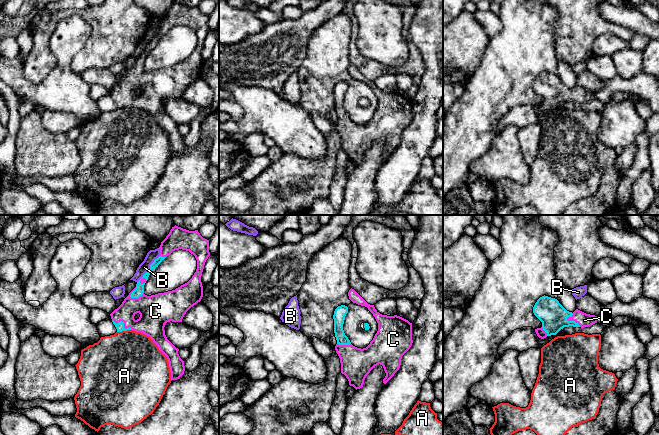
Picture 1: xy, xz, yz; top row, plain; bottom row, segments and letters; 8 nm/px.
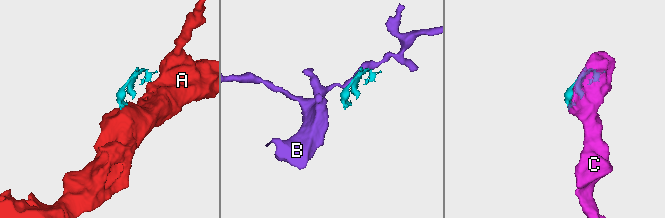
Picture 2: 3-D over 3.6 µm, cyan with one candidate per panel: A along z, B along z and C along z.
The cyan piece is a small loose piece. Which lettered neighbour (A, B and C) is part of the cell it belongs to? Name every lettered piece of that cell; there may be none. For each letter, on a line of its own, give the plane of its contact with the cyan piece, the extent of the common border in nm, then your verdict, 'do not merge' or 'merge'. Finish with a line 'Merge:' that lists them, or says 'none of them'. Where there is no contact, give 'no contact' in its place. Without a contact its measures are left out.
A: xy | 110 nm | do not merge
B: xy | 280 nm | do not merge
C: xy | 130 nm | merge
Merge: C

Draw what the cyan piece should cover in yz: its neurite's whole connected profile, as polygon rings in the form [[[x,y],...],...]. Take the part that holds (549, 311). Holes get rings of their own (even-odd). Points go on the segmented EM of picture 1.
[[[548,296],[540,297],[533,307],[534,315],[542,322],[542,327],[535,329],[537,336],[541,339],[547,336],[556,335],[564,327],[588,327],[597,323],[597,316],[586,314],[578,309],[573,313],[567,311],[557,299]]]

